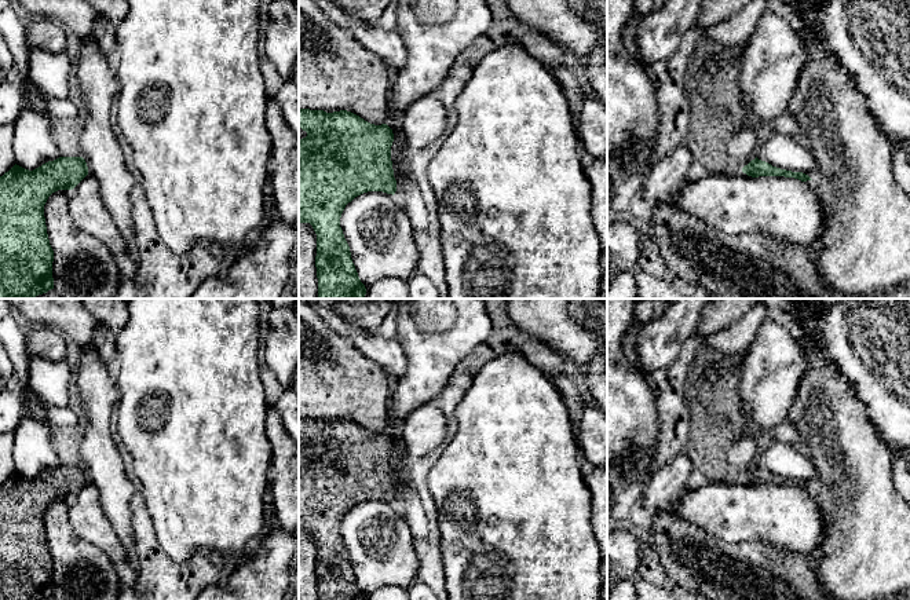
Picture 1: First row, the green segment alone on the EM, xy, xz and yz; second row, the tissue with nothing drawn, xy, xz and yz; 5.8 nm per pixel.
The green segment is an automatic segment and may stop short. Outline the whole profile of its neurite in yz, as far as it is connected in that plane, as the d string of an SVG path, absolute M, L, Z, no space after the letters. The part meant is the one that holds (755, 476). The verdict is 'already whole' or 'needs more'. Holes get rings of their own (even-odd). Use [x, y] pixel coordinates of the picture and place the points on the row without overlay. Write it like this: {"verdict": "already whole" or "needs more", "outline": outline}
{"verdict": "already whole", "outline": "M757 465L752 468L748 473L742 476L742 480L752 486L759 484L785 484L785 486L794 486L801 490L812 489L808 483L803 480L792 480L786 478L781 478L776 475L772 475L771 472L759 468Z"}

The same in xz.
{"verdict": "already whole", "outline": "M299 418L299 436L307 444L299 449L299 533L310 531L317 542L318 600L366 600L351 567L350 555L340 535L348 511L368 500L395 502L391 454L392 438L374 433L347 420Z"}

